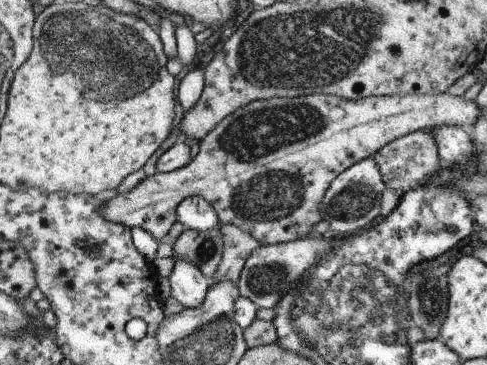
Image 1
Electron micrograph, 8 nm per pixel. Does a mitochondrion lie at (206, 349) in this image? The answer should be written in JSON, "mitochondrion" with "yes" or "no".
{"mitochondrion":"yes"}

